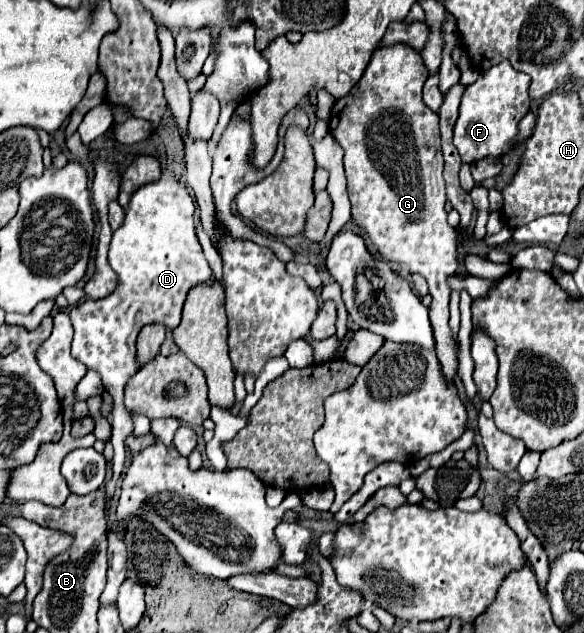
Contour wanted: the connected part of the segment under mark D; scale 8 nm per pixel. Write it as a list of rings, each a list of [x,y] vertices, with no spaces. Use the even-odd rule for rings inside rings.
[[[163,174],[159,180],[141,186],[129,200],[125,210],[125,222],[113,232],[109,246],[109,264],[119,274],[119,284],[113,294],[101,300],[85,300],[71,308],[71,322],[75,328],[71,354],[83,362],[89,370],[95,370],[103,378],[105,390],[115,400],[111,416],[111,444],[115,448],[113,476],[105,486],[111,498],[117,480],[125,466],[125,436],[133,432],[131,416],[124,406],[125,380],[137,370],[135,340],[137,332],[145,324],[165,324],[175,328],[181,320],[181,310],[189,288],[209,282],[213,272],[203,256],[201,244],[195,234],[195,202],[187,188],[171,174]]]

